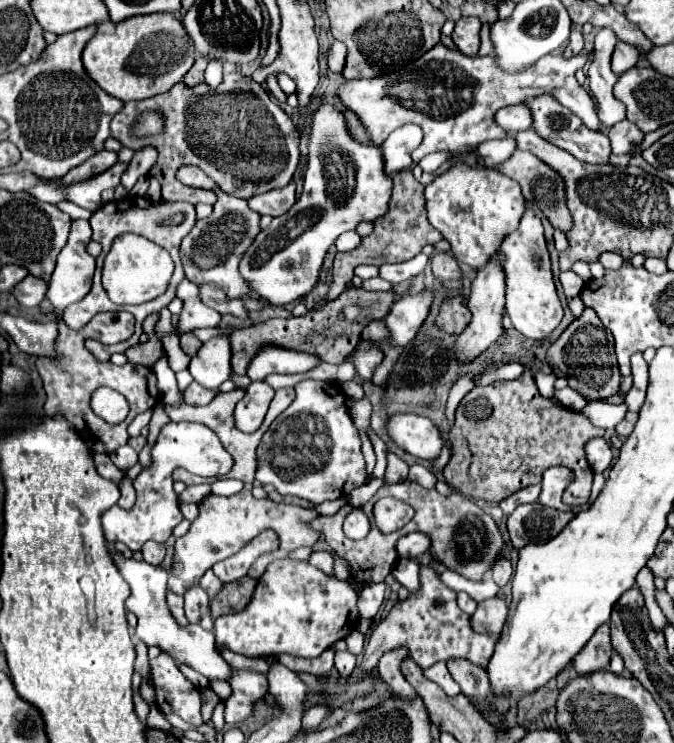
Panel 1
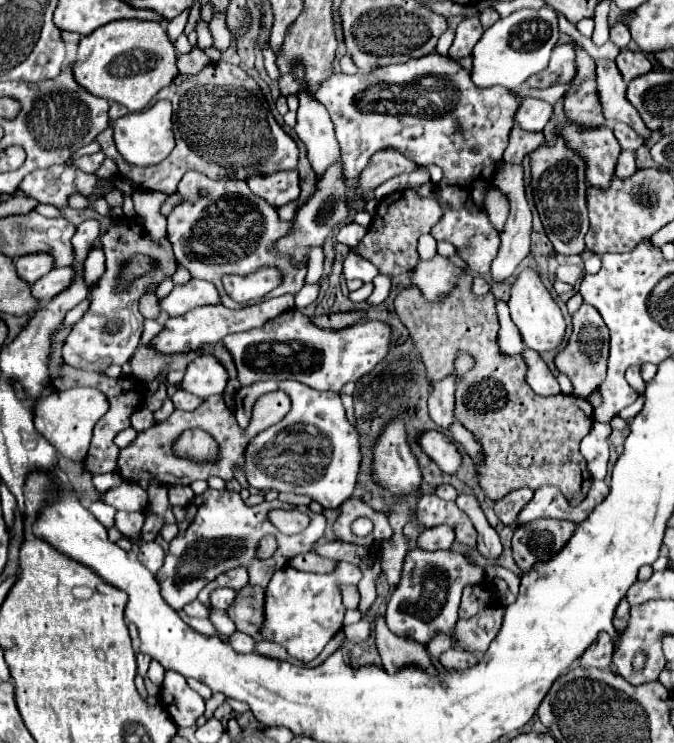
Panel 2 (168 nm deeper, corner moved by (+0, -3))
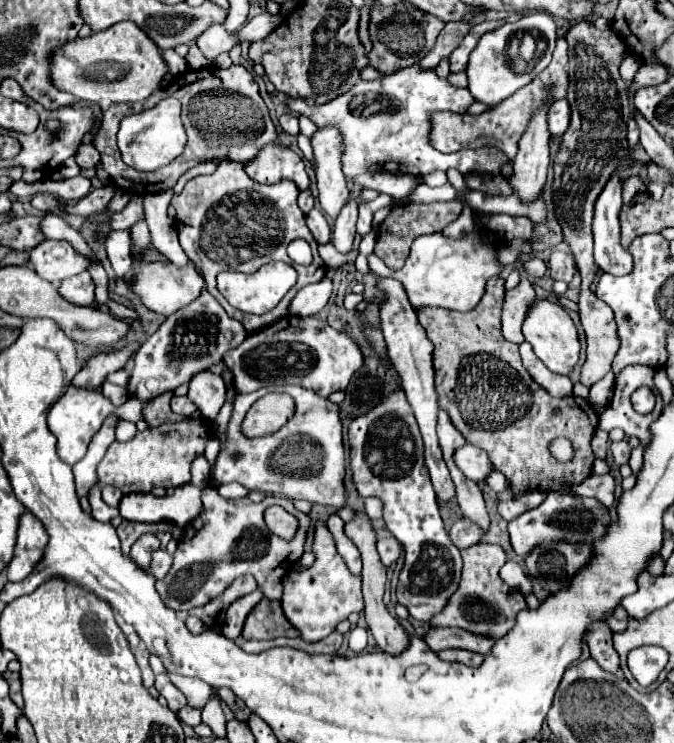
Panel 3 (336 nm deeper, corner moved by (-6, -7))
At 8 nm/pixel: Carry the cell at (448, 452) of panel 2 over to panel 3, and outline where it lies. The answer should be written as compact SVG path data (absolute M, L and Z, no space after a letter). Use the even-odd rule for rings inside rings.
M465 443L461 449L457 449L455 463L463 471L463 475L467 479L473 479L475 483L483 483L495 469L493 463L489 461L487 453L471 443Z

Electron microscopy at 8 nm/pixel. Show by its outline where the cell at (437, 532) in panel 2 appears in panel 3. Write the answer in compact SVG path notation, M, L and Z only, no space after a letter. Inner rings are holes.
M463 517L463 519L457 519L457 523L451 527L449 537L459 549L467 549L467 547L471 547L471 545L481 541L483 531L479 529L479 525L475 525L473 521Z

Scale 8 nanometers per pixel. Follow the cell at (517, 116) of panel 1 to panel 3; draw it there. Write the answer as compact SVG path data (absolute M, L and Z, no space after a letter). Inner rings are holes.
M559 99L551 105L549 109L549 131L553 135L563 135L569 127L569 121L571 121L571 111L569 111L569 103L567 99Z

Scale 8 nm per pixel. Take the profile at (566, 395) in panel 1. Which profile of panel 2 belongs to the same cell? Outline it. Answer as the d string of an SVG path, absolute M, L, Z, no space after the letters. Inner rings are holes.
M525 349L523 357L529 365L527 383L537 395L559 395L559 393L563 393L559 383L555 381L555 375L549 371L549 367L543 363L543 359L535 351Z

